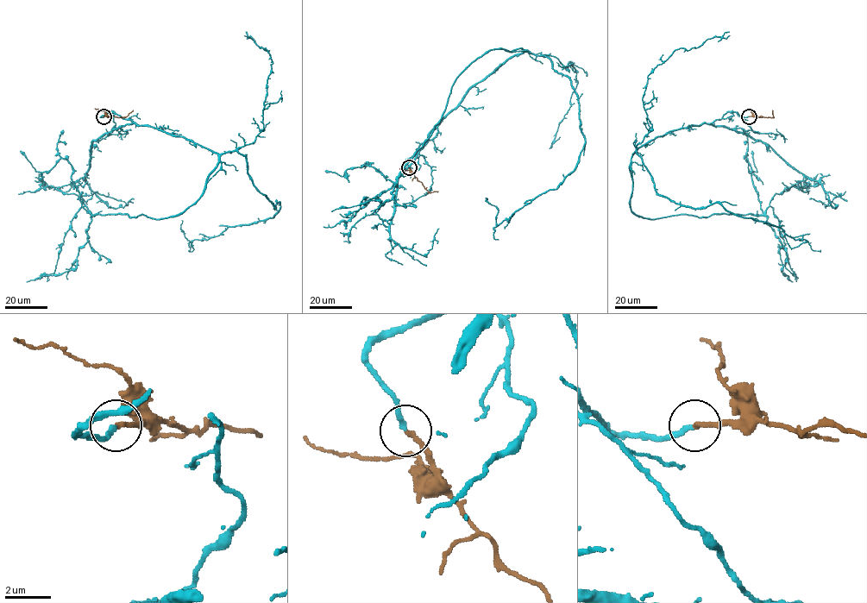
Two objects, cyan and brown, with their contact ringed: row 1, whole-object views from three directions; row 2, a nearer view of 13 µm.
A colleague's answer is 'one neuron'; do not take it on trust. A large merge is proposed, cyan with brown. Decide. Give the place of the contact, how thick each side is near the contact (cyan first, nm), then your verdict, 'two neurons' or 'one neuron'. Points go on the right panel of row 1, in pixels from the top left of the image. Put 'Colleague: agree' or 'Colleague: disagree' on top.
Colleague: agree
at (749, 116); 240 nm thick on the cyan side, 200 nm on the other; one neuron

